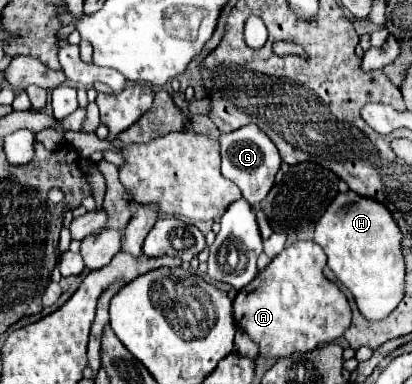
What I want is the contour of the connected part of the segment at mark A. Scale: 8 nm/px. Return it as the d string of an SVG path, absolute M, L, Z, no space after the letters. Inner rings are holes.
M313 241L285 247L233 301L237 325L259 343L261 355L279 359L331 343L351 325L351 307L343 291L323 275L325 253Z

